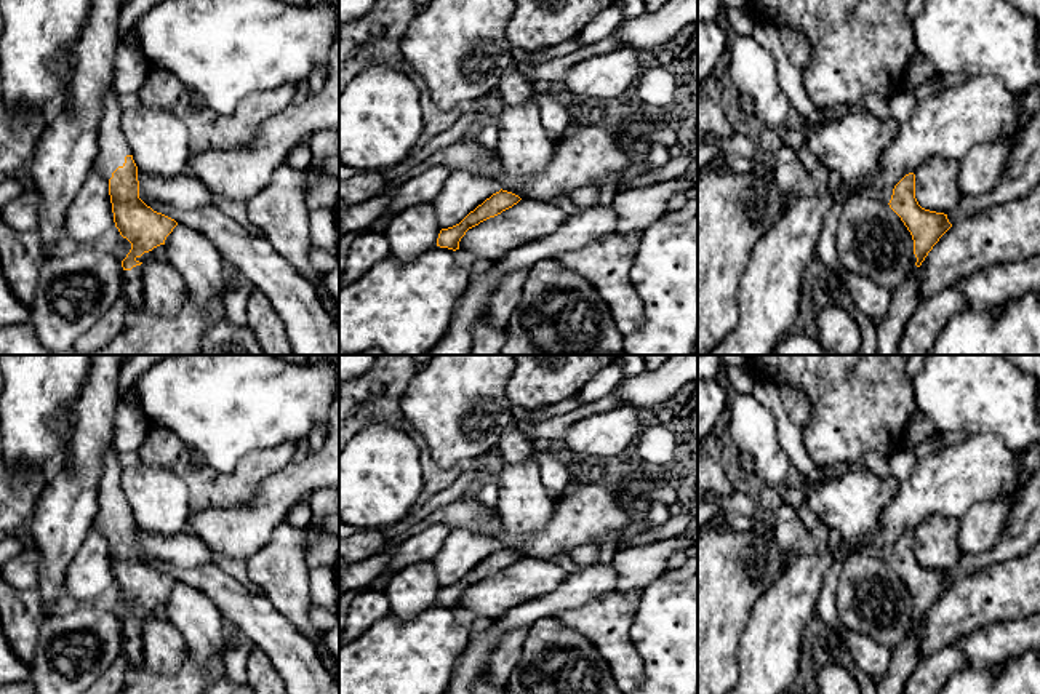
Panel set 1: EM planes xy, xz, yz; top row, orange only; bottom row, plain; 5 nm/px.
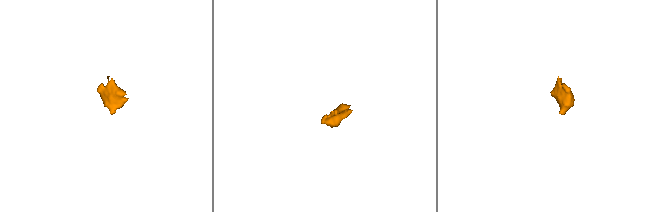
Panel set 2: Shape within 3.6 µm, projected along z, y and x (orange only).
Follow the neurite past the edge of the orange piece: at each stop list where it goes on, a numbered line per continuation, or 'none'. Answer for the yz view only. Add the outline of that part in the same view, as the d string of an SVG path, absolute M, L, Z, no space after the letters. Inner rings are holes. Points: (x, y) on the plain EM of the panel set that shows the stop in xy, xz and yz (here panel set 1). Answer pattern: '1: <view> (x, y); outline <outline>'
1: yz (906, 656); outline M915 612L912 617L914 624L909 635L896 648L893 648L888 673L877 681L877 694L902 694L906 680L914 673L922 659L918 646L920 627L915 624Z

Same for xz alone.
none

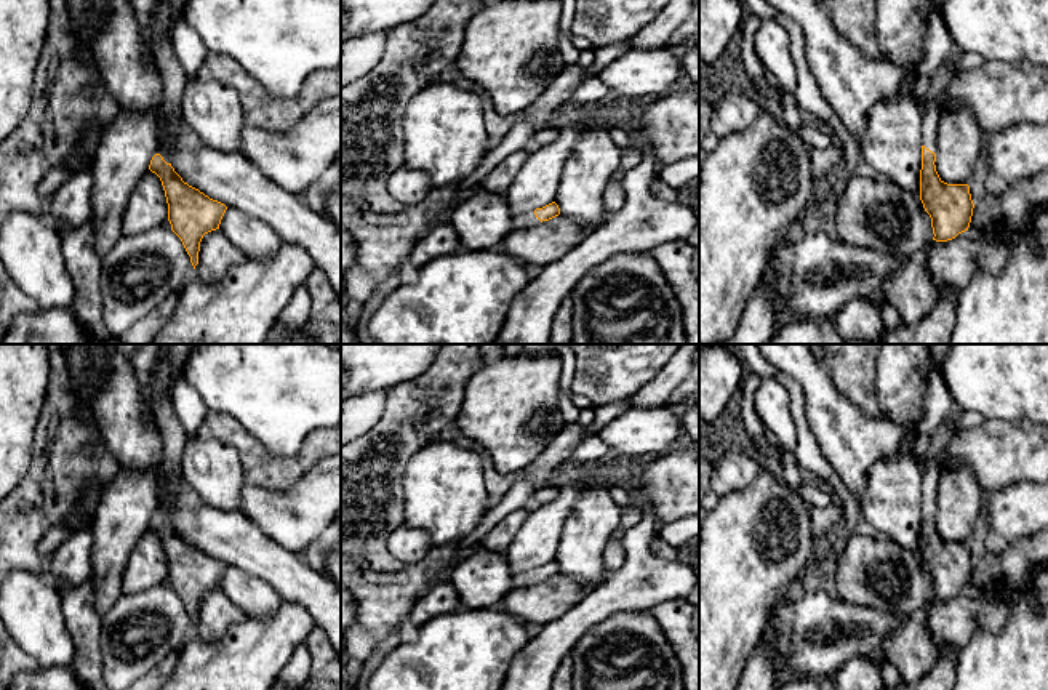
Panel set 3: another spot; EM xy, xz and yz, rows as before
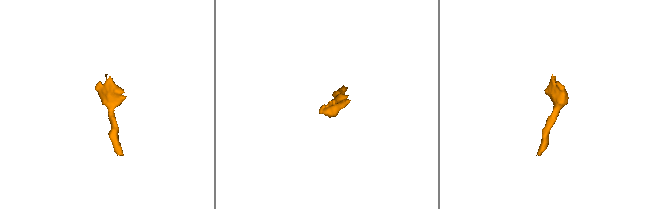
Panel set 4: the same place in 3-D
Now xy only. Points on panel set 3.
1: xy (165, 508); outline M162 499L155 509L155 512L160 512L166 522L171 520L171 515L174 512L174 507L170 499ZM154 512L154 514L155 514Z

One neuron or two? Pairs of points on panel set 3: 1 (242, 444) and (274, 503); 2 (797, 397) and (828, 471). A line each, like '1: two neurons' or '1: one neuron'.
1: two neurons
2: one neuron

